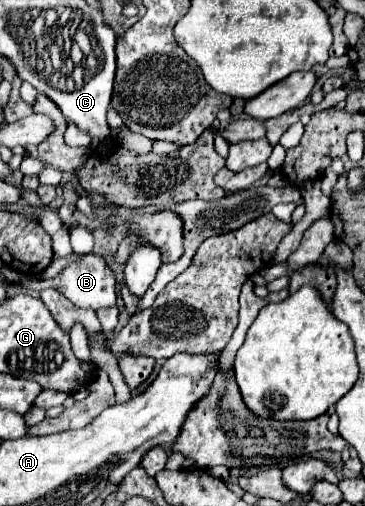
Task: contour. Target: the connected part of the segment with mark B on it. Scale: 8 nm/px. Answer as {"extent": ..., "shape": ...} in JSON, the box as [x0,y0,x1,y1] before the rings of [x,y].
{"extent":[18,253,115,309],"shape":[[[87,253],[83,255],[79,261],[69,263],[63,271],[59,271],[53,279],[49,280],[34,280],[29,274],[26,274],[18,283],[26,289],[41,291],[46,288],[55,289],[59,293],[63,293],[73,305],[83,307],[83,309],[103,309],[103,307],[111,307],[115,305],[115,275],[109,269],[107,261],[97,255],[97,253]]]}

